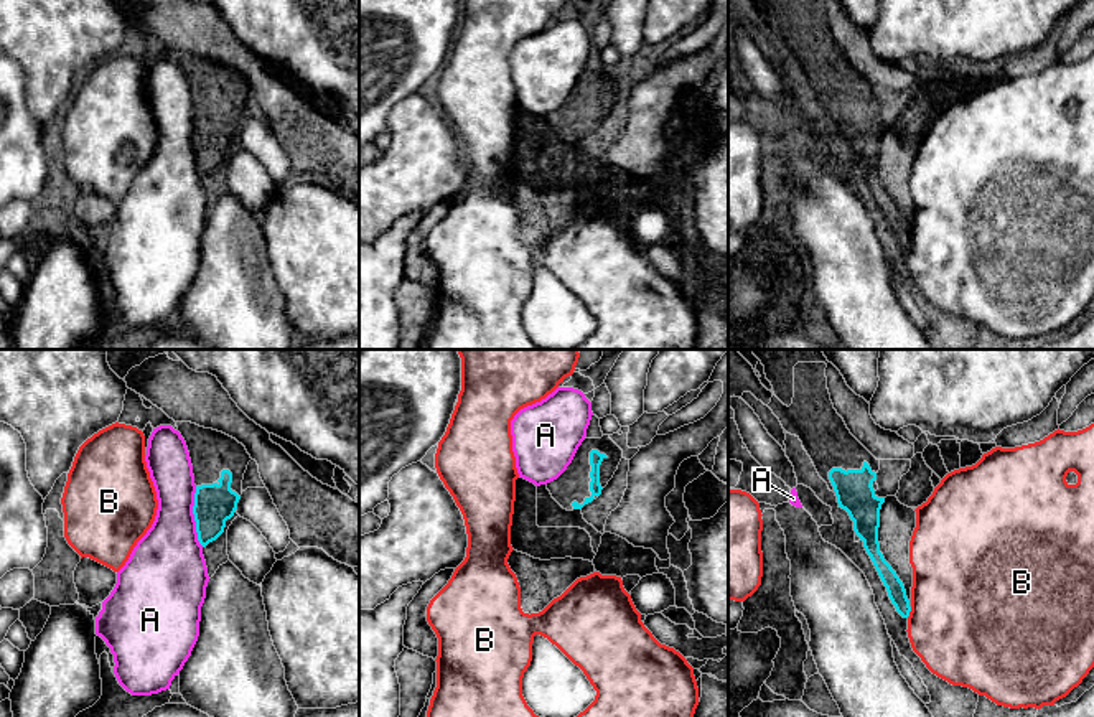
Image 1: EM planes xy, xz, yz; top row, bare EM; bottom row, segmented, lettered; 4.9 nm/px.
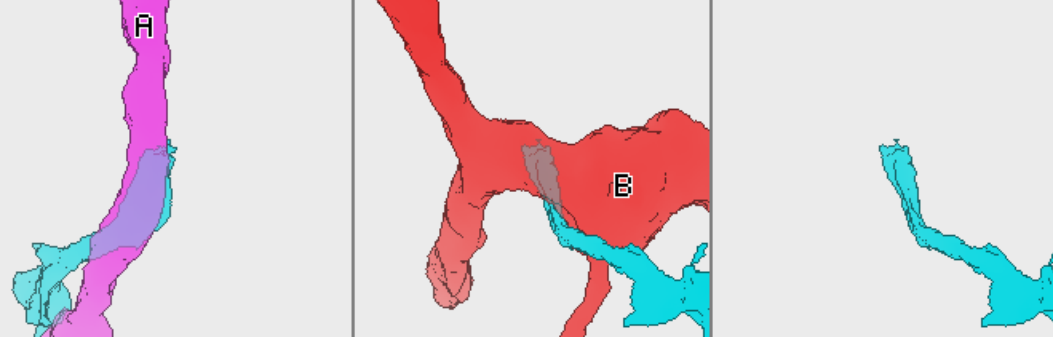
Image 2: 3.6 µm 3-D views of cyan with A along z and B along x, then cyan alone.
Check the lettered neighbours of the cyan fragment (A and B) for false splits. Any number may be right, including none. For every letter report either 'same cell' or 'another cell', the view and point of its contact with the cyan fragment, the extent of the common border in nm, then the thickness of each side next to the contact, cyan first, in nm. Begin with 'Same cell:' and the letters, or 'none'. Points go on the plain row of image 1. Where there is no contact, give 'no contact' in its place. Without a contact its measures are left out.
Same cell: none
A: another cell | xy (195, 147) | 300 nm | 190/340 nm
B: another cell | yz (910, 241) | 60 nm | 90/500 nm

